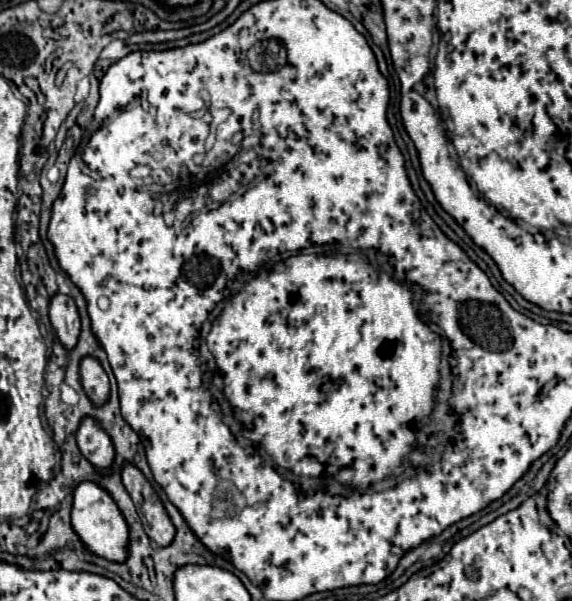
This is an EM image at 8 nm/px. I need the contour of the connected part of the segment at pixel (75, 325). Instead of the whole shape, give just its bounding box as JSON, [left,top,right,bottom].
[50,294,80,350]

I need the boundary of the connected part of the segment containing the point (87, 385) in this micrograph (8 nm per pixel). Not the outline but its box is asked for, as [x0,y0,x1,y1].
[80,356,110,406]

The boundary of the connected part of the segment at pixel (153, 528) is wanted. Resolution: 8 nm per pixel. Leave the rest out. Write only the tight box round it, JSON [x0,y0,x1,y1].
[122,462,176,546]

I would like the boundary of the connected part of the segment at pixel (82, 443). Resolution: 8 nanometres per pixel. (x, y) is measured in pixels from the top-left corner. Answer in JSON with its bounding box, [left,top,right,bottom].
[76,418,114,472]

